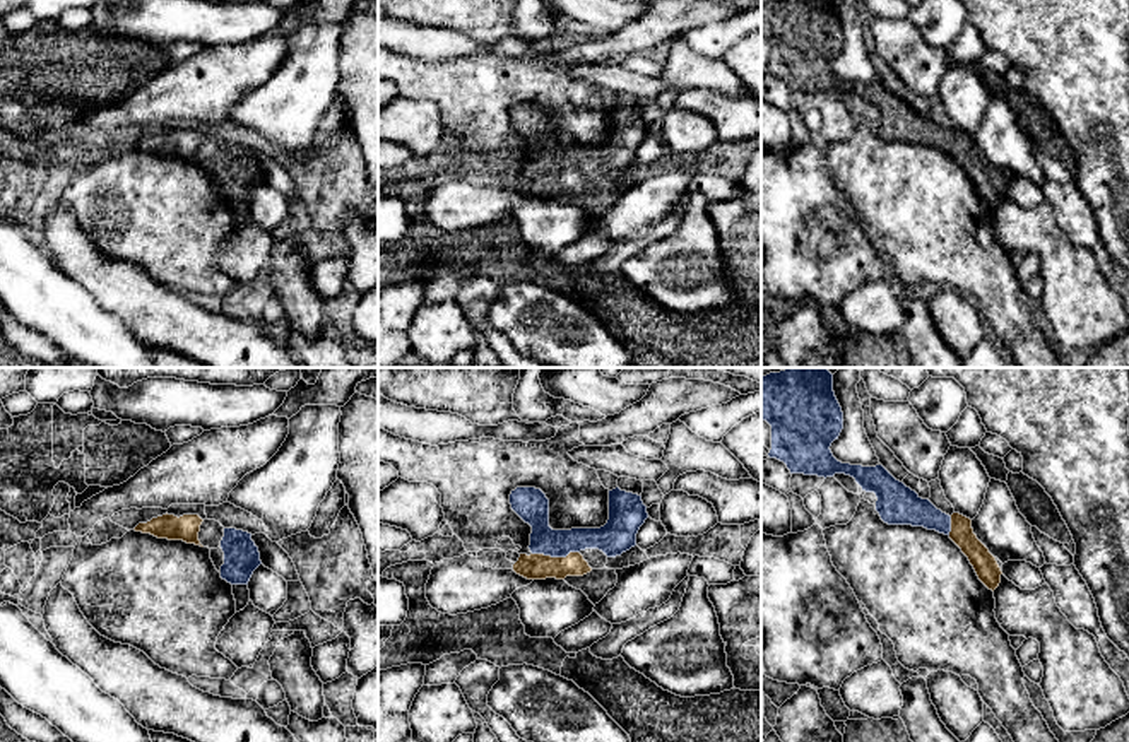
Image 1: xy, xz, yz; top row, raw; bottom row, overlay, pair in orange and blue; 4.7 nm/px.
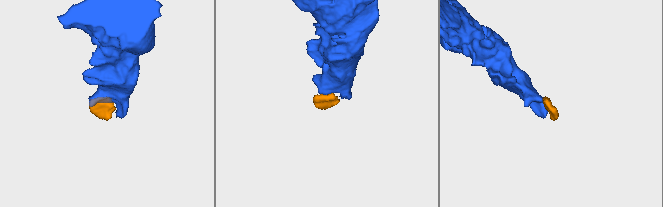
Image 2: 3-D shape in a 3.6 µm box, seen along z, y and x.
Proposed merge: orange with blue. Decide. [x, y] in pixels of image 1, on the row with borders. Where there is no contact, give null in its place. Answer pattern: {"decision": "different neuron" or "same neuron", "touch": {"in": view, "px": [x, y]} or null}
{"decision": "same neuron", "touch": {"in": "xz", "px": [555, 558]}}

